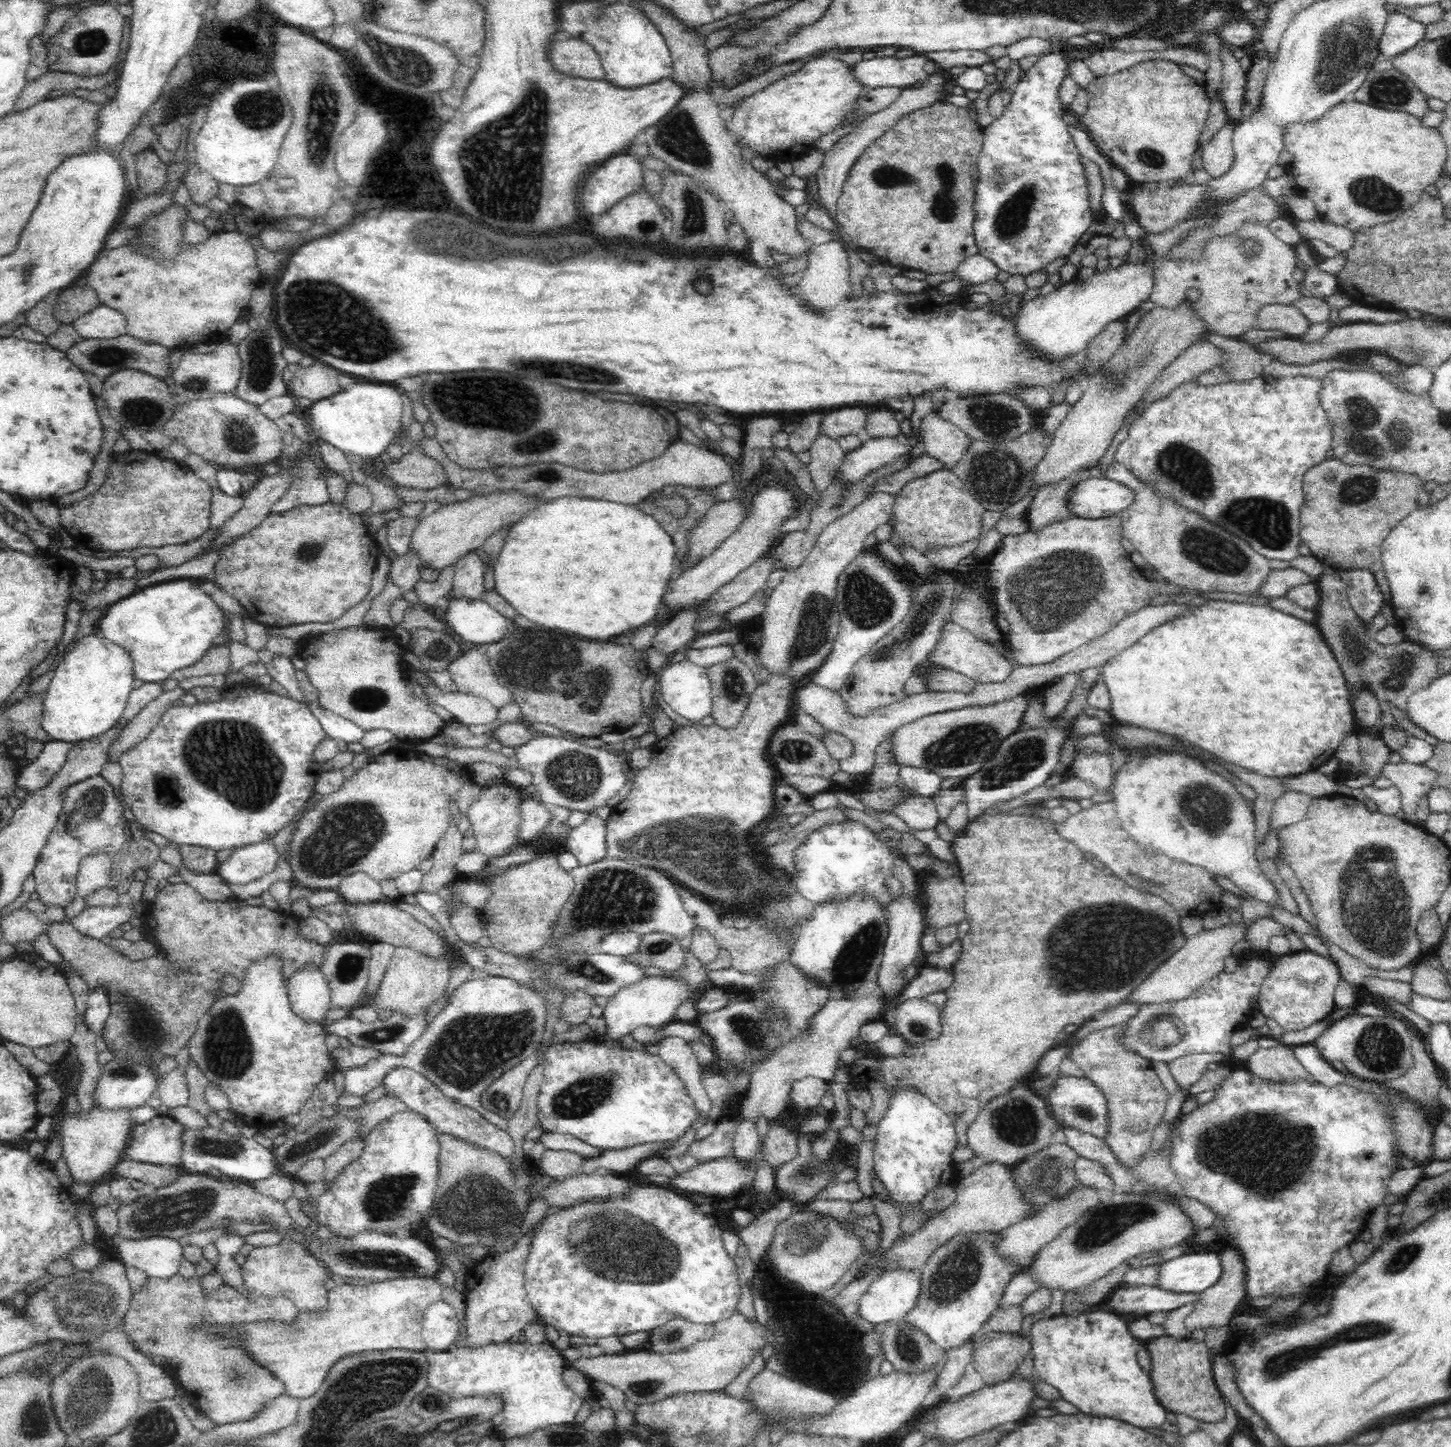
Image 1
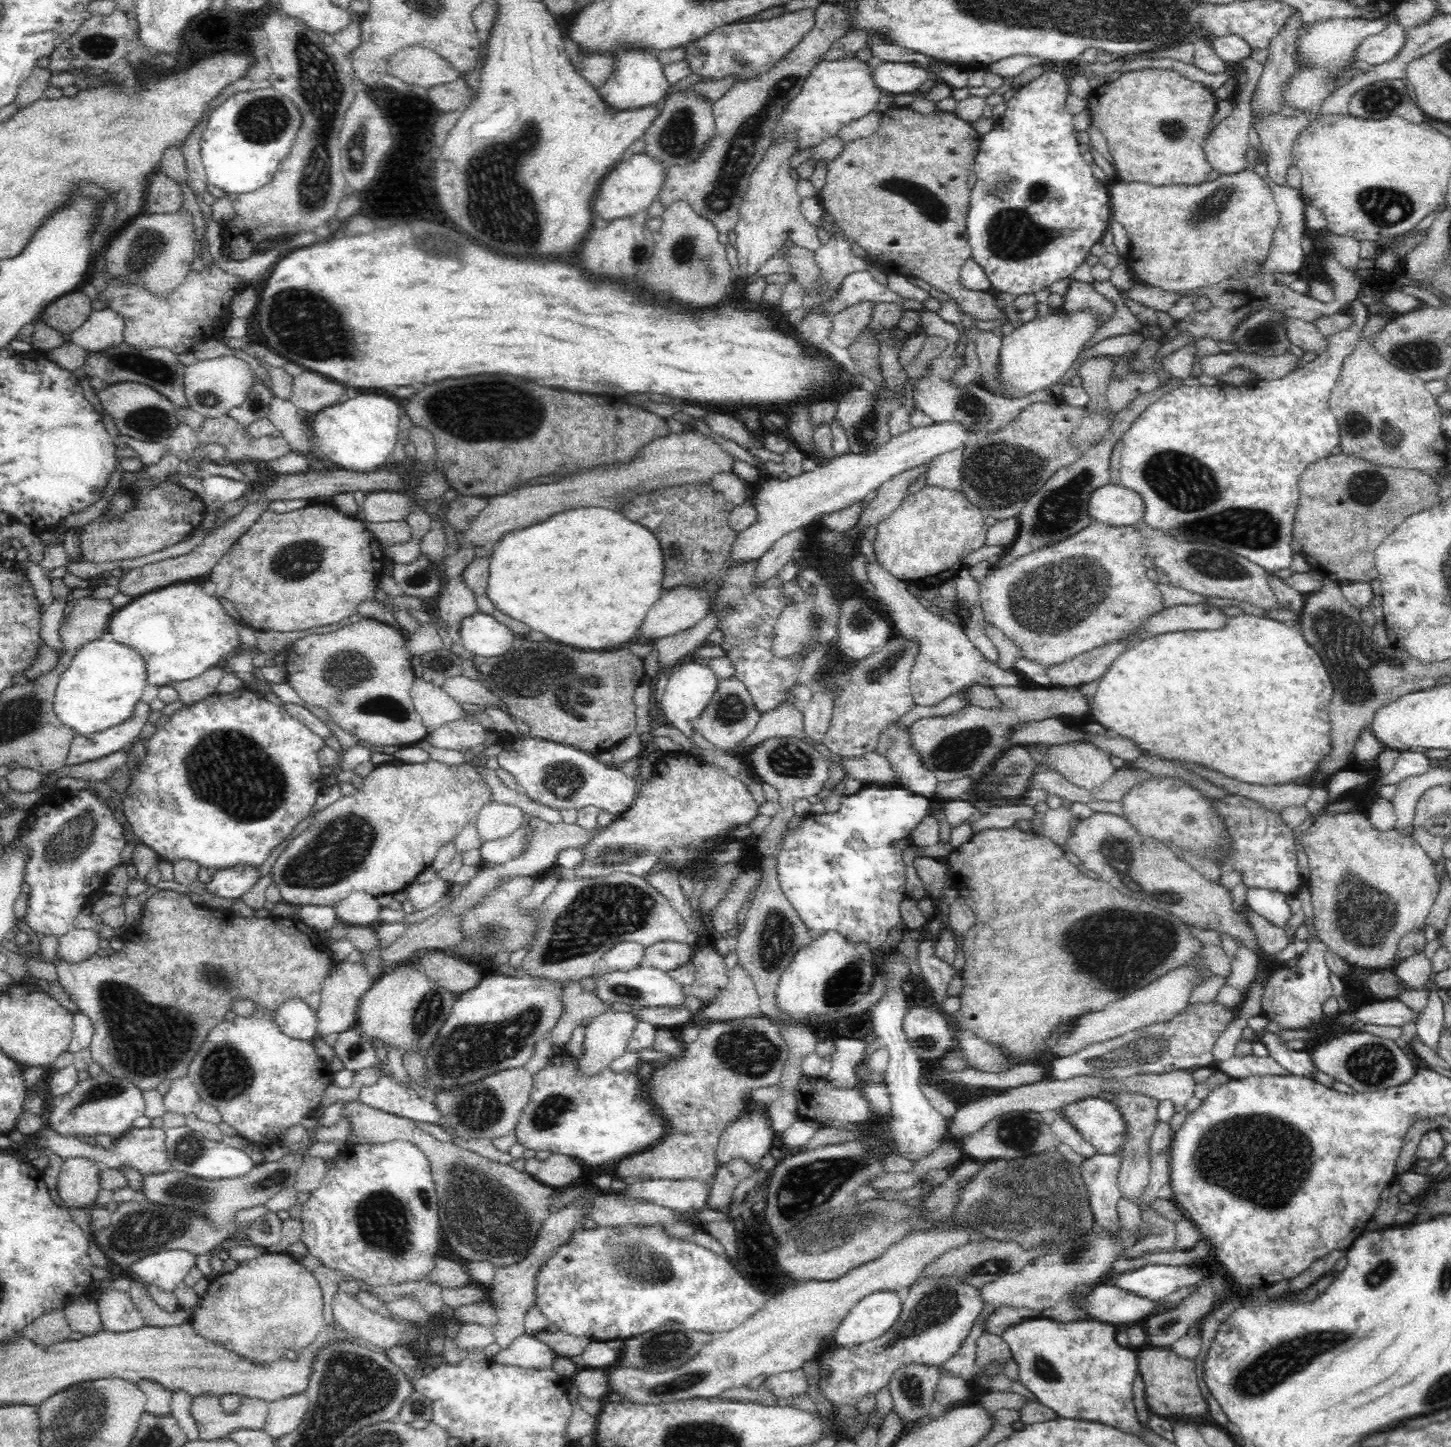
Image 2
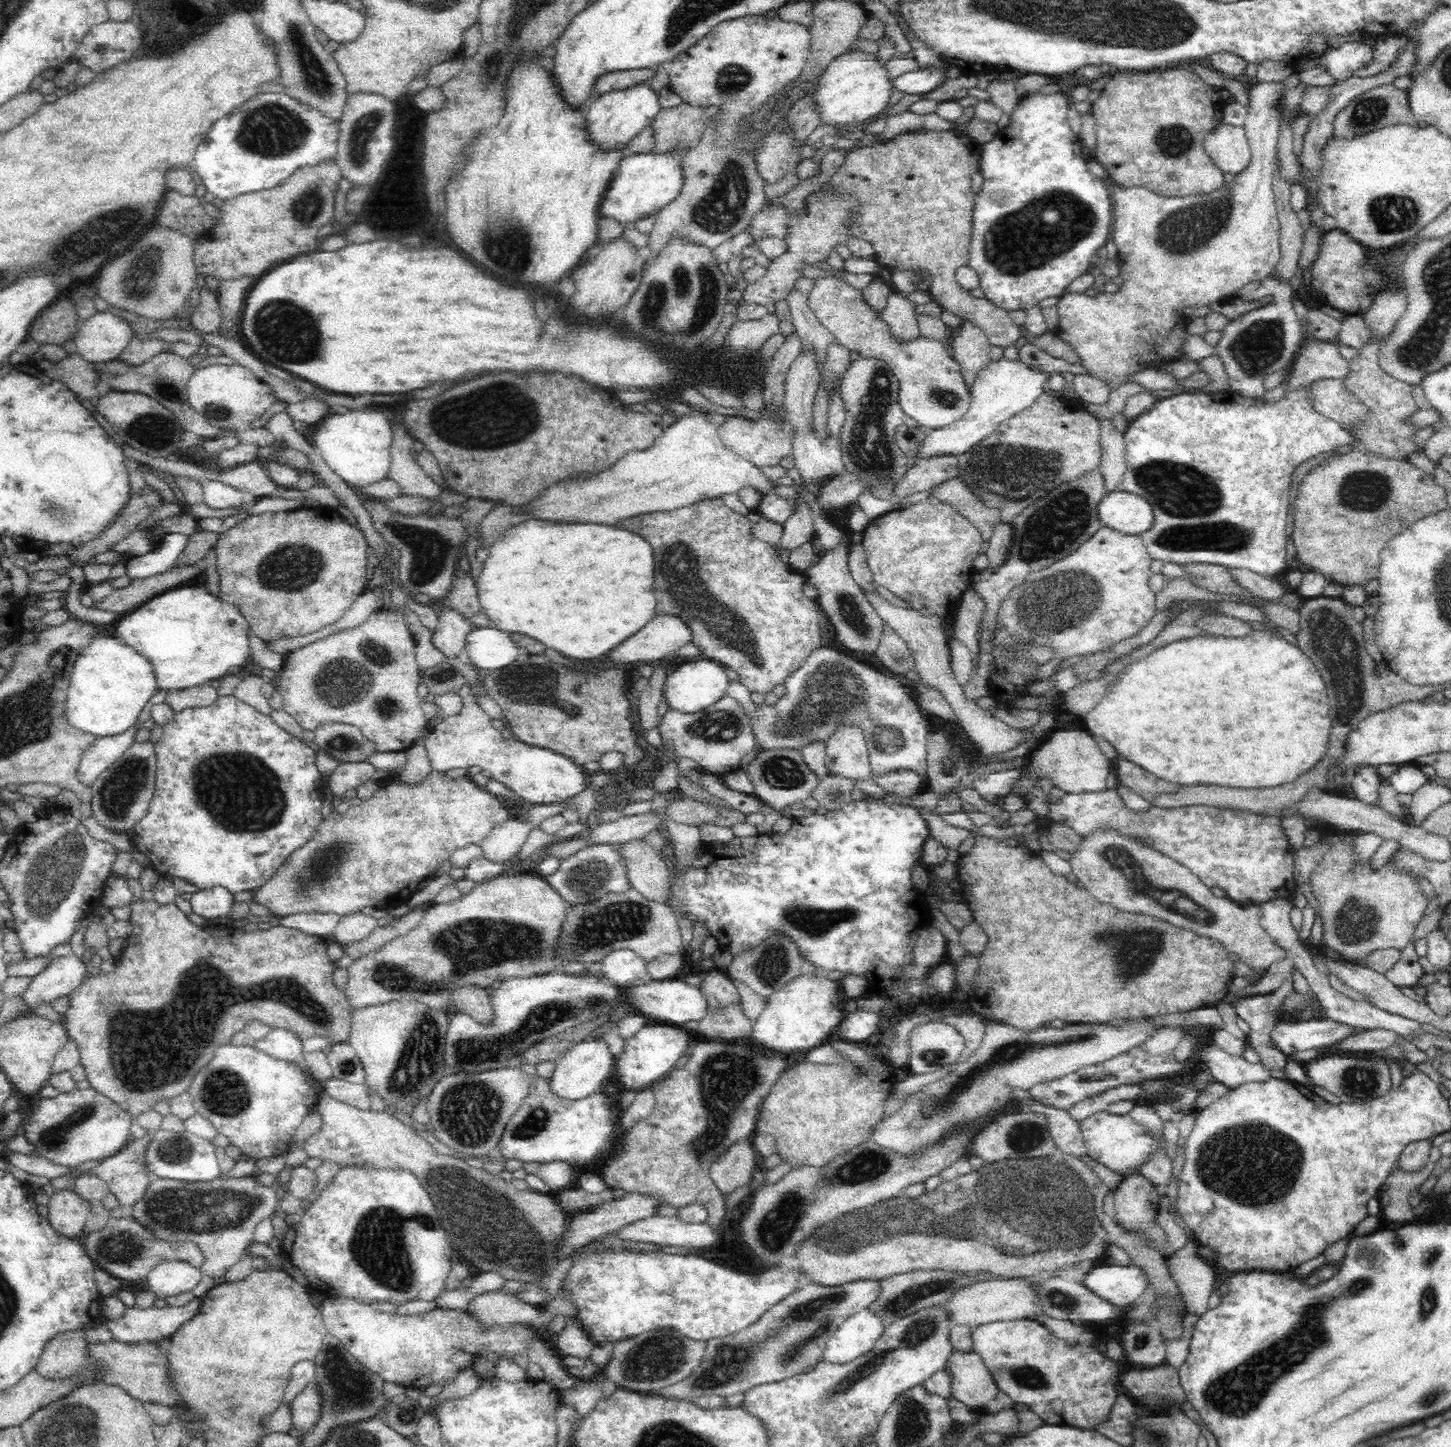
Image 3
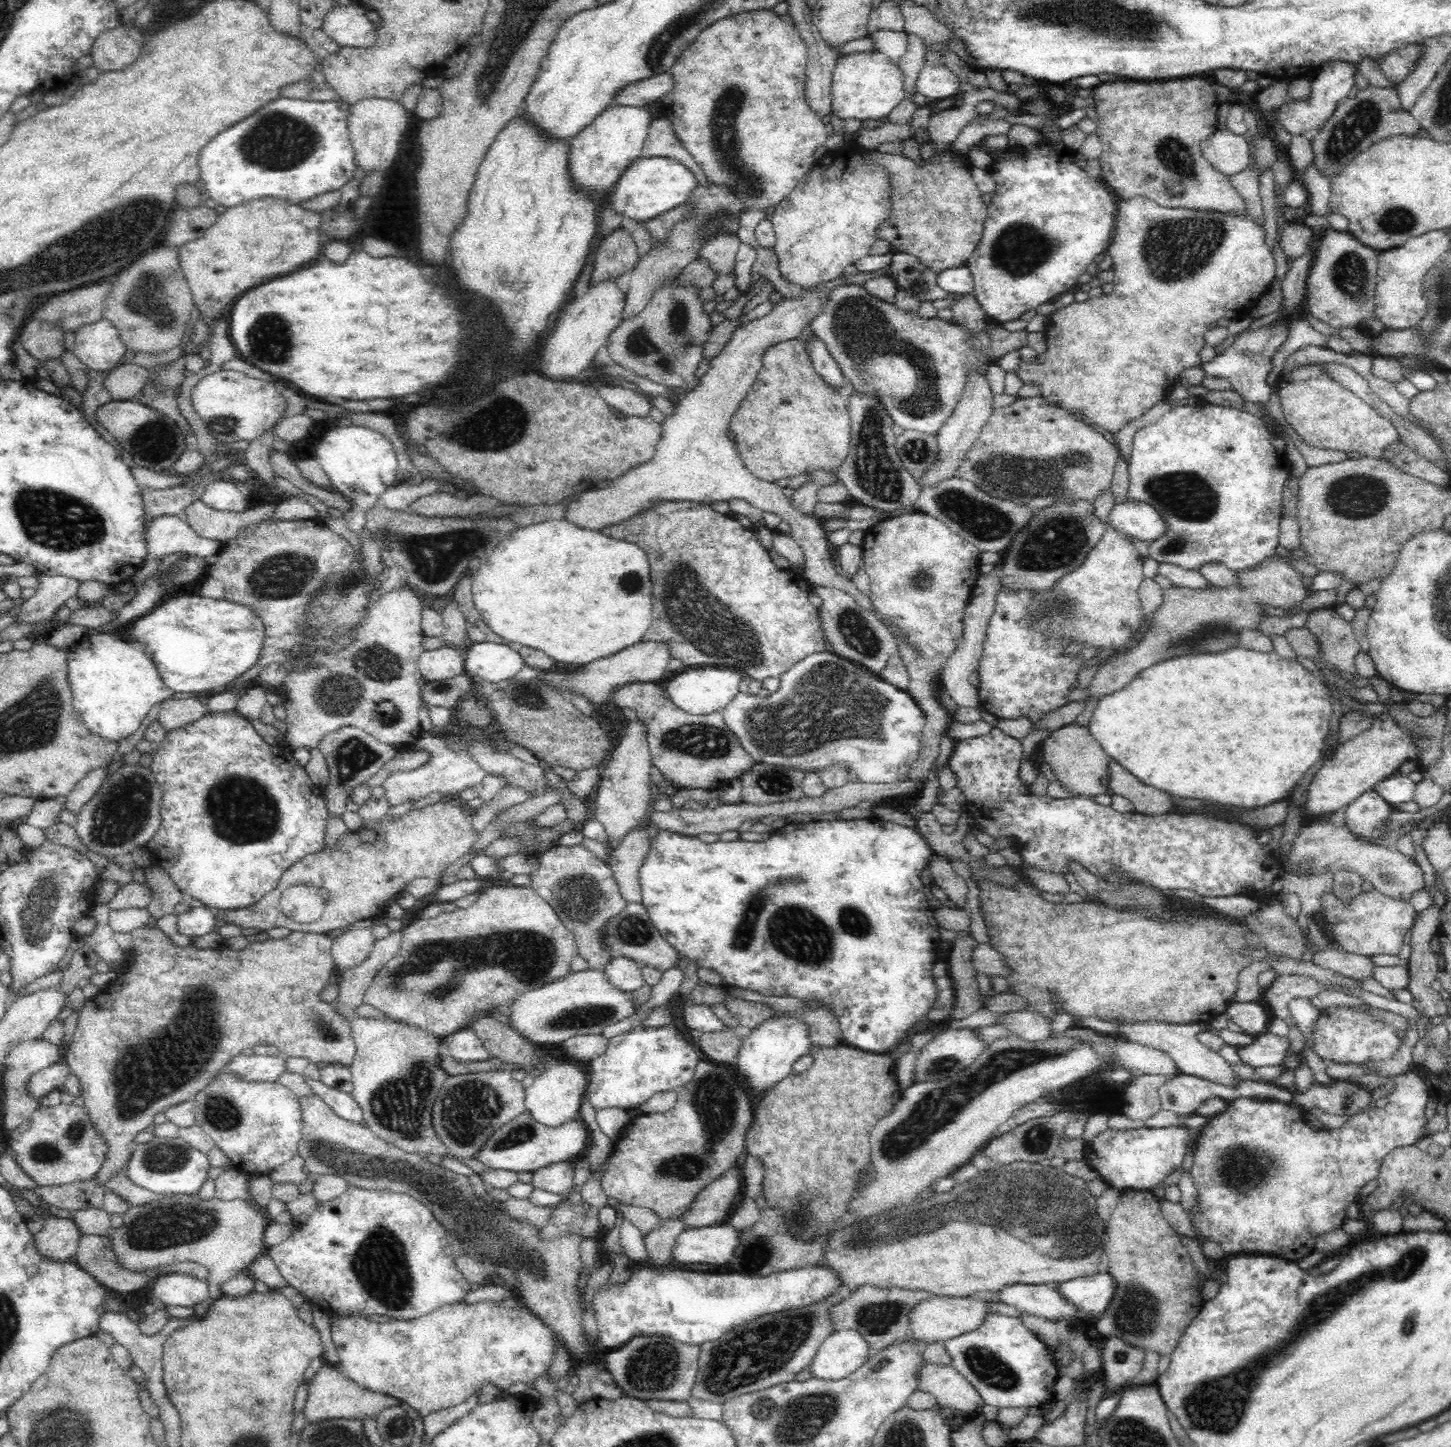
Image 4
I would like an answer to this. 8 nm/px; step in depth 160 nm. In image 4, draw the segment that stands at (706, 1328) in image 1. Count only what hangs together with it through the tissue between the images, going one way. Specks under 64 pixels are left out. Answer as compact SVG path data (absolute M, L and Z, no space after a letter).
M636 1335L606 1353L606 1369L624 1395L645 1401L688 1401L696 1382L700 1345L689 1345L670 1335Z

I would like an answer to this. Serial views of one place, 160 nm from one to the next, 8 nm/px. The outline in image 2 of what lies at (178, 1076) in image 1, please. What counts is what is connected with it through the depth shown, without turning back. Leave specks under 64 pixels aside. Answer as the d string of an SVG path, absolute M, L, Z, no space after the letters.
M187 1074L170 1080L170 1088L163 1097L167 1112L185 1116L193 1111L198 1099L196 1087Z

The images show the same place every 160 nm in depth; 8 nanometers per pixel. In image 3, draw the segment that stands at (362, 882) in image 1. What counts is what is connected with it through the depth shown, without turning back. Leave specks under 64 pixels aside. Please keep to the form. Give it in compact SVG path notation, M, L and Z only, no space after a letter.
M350 911L340 915L339 923L336 925L333 936L330 938L338 942L340 946L350 941L361 939L369 935L378 926L376 918L360 911Z

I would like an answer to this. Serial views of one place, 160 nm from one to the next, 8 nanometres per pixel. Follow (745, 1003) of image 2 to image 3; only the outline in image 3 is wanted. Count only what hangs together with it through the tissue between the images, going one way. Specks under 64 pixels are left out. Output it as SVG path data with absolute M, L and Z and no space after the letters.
M732 1003L723 1007L706 1007L704 1016L699 1020L698 1030L695 1037L708 1037L717 1039L726 1039L728 1041L734 1039L748 1039L753 1030L752 1020L744 1014L744 1004Z

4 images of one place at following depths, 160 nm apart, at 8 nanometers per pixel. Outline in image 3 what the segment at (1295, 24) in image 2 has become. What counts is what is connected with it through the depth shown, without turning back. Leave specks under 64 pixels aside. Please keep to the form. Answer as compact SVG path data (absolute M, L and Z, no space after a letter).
M1260 80L1260 82L1253 81L1249 83L1248 87L1248 114L1245 118L1243 127L1245 130L1248 143L1251 147L1251 162L1249 166L1239 174L1234 176L1232 182L1224 183L1221 187L1211 190L1207 193L1198 193L1193 195L1161 195L1156 191L1148 190L1145 186L1131 186L1123 187L1116 182L1111 181L1107 176L1104 179L1105 184L1108 187L1110 199L1113 203L1113 226L1111 227L1111 236L1116 241L1116 248L1118 249L1118 264L1120 267L1119 276L1123 279L1124 283L1120 286L1118 292L1114 293L1099 293L1095 297L1085 295L1085 293L1074 293L1072 291L1066 291L1063 295L1059 296L1057 303L1058 312L1058 327L1057 330L1060 334L1060 339L1070 343L1078 355L1080 355L1080 364L1087 370L1087 374L1106 382L1110 390L1118 388L1124 384L1124 382L1130 382L1130 377L1136 372L1153 368L1154 365L1174 358L1179 358L1181 350L1181 338L1185 335L1188 318L1184 314L1184 308L1198 308L1200 306L1208 306L1210 303L1222 302L1233 298L1233 292L1240 286L1252 282L1252 280L1260 280L1264 276L1268 276L1271 273L1276 263L1281 257L1280 242L1278 242L1278 236L1280 234L1280 222L1277 218L1277 211L1275 206L1275 194L1273 191L1273 172L1274 172L1274 160L1276 160L1277 145L1279 142L1279 130L1281 121L1281 105L1283 104L1283 98L1287 91L1286 82L1280 80L1280 82L1268 82L1268 80Z

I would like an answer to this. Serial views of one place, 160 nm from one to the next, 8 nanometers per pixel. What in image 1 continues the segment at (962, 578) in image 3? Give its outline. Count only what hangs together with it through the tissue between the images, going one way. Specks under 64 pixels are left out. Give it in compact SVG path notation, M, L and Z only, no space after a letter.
M938 469L904 483L894 497L896 522L891 525L902 535L904 543L912 543L920 553L926 554L932 548L950 548L977 539L984 511L984 506L966 491L952 469Z

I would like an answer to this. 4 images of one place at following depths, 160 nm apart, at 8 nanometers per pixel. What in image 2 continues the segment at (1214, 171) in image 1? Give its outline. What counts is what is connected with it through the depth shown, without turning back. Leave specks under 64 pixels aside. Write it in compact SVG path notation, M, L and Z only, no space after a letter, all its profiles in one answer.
M1252 57L1242 60L1246 74L1248 74L1247 85L1241 90L1239 97L1235 100L1234 110L1230 116L1219 122L1212 130L1203 144L1203 152L1206 162L1213 170L1220 172L1222 176L1236 176L1248 166L1246 165L1246 146L1249 142L1249 130L1251 126L1252 98L1260 80L1263 65Z

